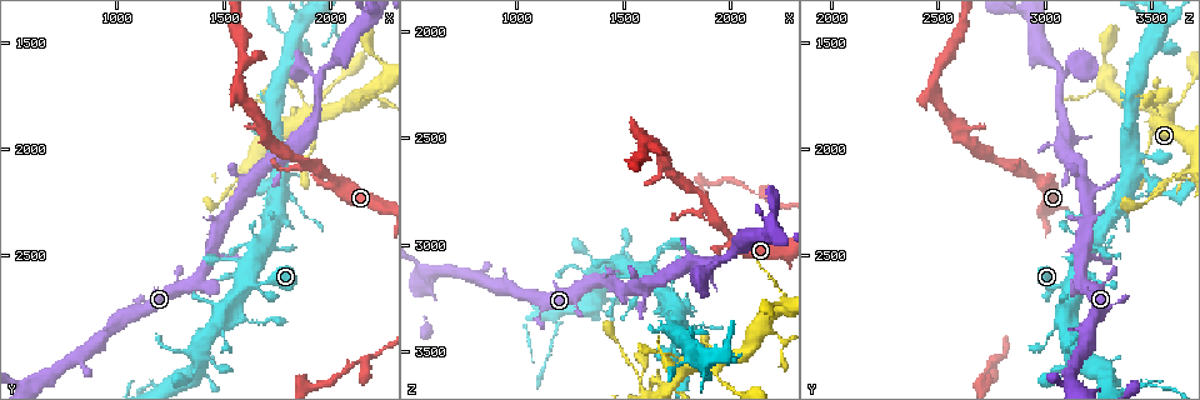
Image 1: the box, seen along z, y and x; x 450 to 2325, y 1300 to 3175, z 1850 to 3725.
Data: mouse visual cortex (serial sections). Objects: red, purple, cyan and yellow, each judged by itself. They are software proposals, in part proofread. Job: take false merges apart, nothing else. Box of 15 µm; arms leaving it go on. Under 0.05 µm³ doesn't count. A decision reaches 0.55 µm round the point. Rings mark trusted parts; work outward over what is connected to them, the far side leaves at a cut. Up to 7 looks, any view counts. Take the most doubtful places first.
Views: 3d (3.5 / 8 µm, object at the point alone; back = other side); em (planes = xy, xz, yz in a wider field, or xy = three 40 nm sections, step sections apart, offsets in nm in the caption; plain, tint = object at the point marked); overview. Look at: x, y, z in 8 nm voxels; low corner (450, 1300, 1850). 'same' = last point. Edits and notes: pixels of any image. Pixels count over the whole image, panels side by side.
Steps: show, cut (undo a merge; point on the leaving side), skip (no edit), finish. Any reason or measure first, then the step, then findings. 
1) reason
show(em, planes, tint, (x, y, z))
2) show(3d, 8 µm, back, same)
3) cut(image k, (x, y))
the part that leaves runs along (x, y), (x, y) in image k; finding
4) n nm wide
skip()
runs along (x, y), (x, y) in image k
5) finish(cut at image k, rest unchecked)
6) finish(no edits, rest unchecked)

narrows sharply
show(3d, 3.5 µm, (1710, 1790, 3520))

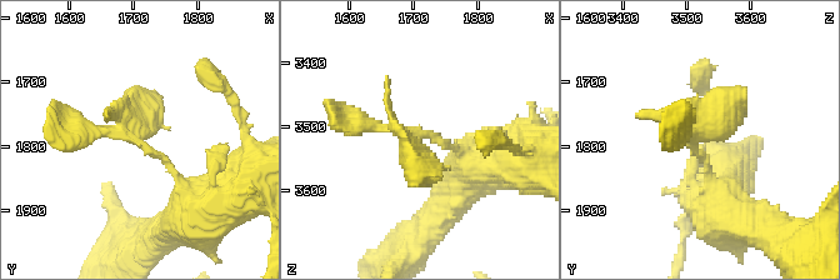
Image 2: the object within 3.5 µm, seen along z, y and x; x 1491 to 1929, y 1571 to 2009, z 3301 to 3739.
now the EM
show(em, xy, step 1, tint, (1715, 1790, 3510))

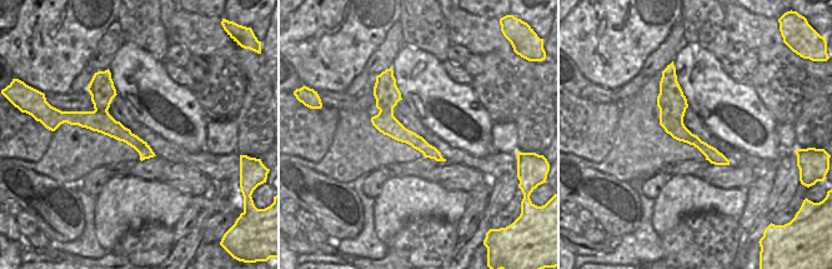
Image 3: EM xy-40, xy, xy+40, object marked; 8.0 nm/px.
skip()
runs along (724, 215), (695, 143), (736, 96) in image 2; all the same cell

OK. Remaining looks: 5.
thin arm on a thick one
show(3d, 3.5 µm, (1580, 2120, 3650))

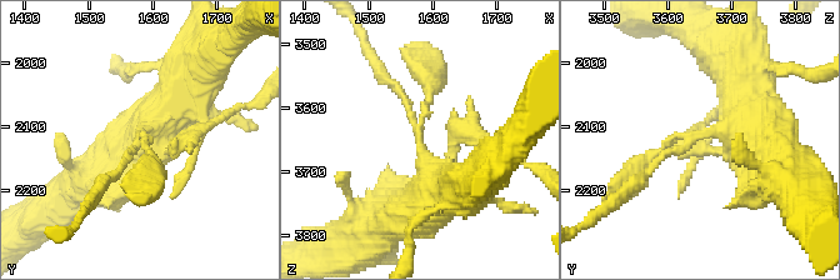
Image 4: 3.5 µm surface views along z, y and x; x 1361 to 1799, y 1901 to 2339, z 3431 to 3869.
3 arms; arms of 100, 200, 600 nm
show(em, planes, tint, (1580, 2115, 3640))

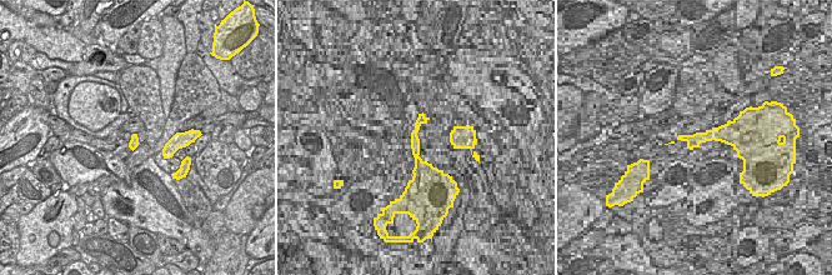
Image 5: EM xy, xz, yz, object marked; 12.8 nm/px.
130 nm wide
skip()
runs along (746, 100), (638, 181) in image 4; continuous, no second cell

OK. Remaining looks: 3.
show(3d, 3.5 µm, (1920, 1830, 3580))

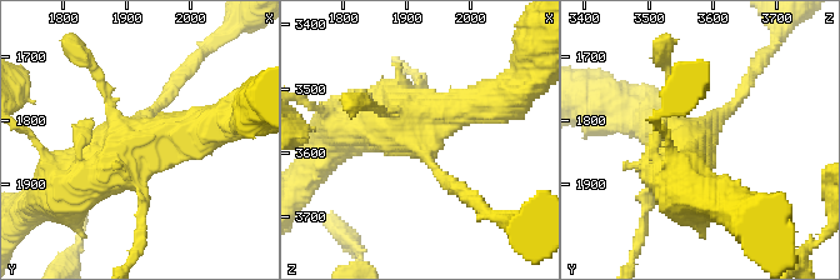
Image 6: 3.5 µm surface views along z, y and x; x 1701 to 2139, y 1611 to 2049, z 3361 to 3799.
need the tissue
show(em, planes, tint, (1925, 1820, 3585))

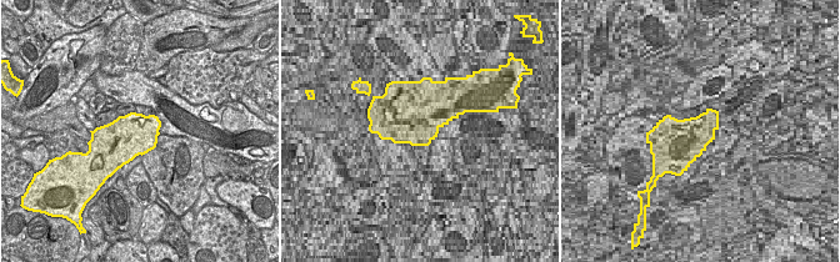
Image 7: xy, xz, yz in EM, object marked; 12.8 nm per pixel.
skip()
runs along (65, 205), (123, 148), (203, 133) in image 6; all the same cell

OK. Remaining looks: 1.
finish(no edits, rest unchecked)

